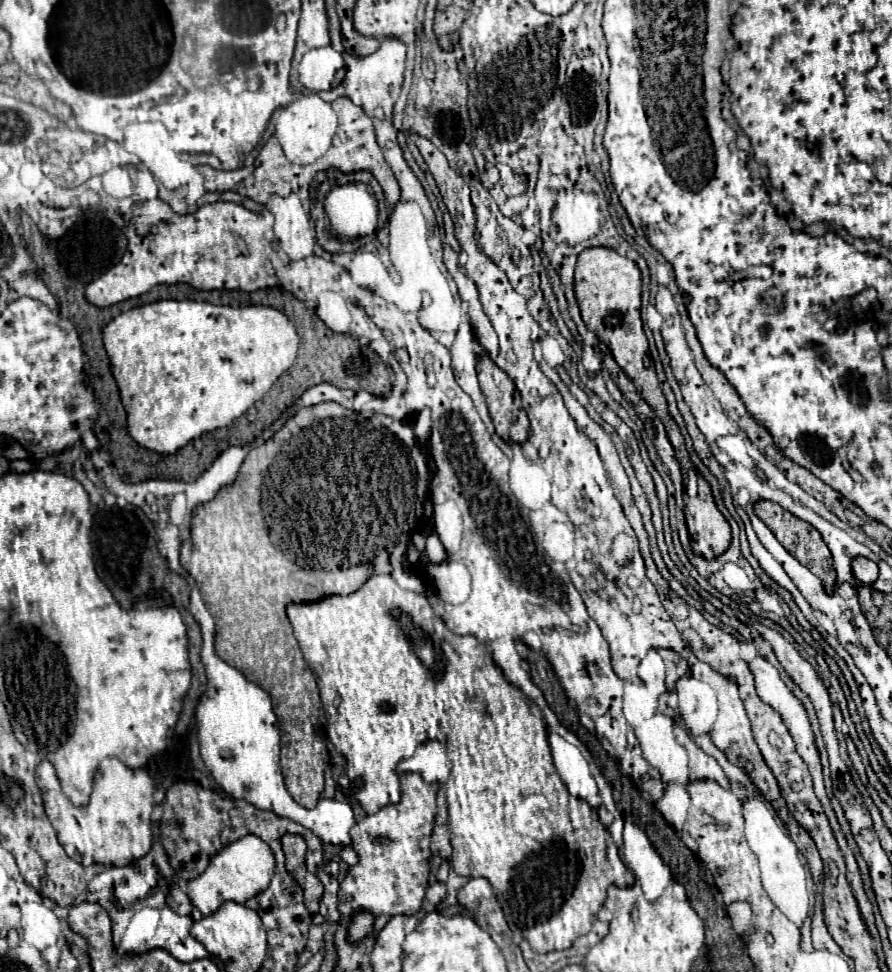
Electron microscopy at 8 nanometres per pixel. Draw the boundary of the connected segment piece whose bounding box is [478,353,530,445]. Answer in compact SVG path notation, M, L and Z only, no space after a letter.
M484 353L482 359L478 361L478 381L480 381L482 393L486 397L486 403L488 403L490 417L492 417L492 423L496 427L496 433L510 445L524 443L528 439L528 435L530 435L530 421L526 417L524 407L520 407L520 393L516 391L512 379L498 365L494 365L494 361L488 357L488 353Z

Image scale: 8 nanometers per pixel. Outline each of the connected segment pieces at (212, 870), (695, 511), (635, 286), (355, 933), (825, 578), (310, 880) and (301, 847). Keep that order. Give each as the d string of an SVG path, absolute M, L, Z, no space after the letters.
M256 835L242 837L240 841L234 841L228 847L224 847L210 861L208 869L202 875L188 881L188 897L204 917L212 915L226 901L246 903L248 899L252 899L270 885L270 879L274 875L274 865L276 865L274 853L264 841L260 841L260 837Z
M698 479L696 497L684 497L684 515L690 533L690 545L696 555L712 561L728 549L730 525L716 509L706 479Z
M590 247L578 255L576 263L576 273L574 273L574 293L576 301L580 305L582 319L586 327L596 333L596 337L606 343L610 349L612 357L620 365L620 369L628 375L628 379L636 385L638 393L642 399L654 409L656 417L664 423L668 439L674 447L674 453L680 461L682 467L690 467L690 457L684 445L684 437L674 423L674 419L668 415L668 405L666 399L660 391L660 381L656 377L654 369L644 367L644 357L648 353L648 339L642 329L642 319L640 319L640 293L642 293L642 277L640 269L636 267L634 261L618 255L612 249L606 247Z
M356 913L350 929L348 929L348 937L352 937L352 941L360 941L360 937L364 937L364 933L368 933L368 929L372 929L372 917L368 917L368 913Z
M756 501L754 503L754 513L758 515L758 519L776 535L776 539L780 541L780 545L790 553L794 555L802 565L806 565L824 585L824 589L828 593L834 591L836 587L836 571L834 571L834 565L832 565L832 555L830 555L830 549L826 547L826 543L822 541L820 533L806 521L794 517L792 513L788 513L786 509L782 509L778 503L772 503L772 501Z
M298 871L298 875L294 875L294 877L298 877L300 887L304 891L304 905L308 907L308 911L312 915L316 915L318 913L318 903L320 903L322 891L324 891L320 879L316 875L308 873L308 871Z
M286 833L282 837L282 849L286 853L286 865L288 865L288 871L292 873L290 865L304 865L304 857L306 857L306 841L300 837L300 835L292 835L292 833Z

